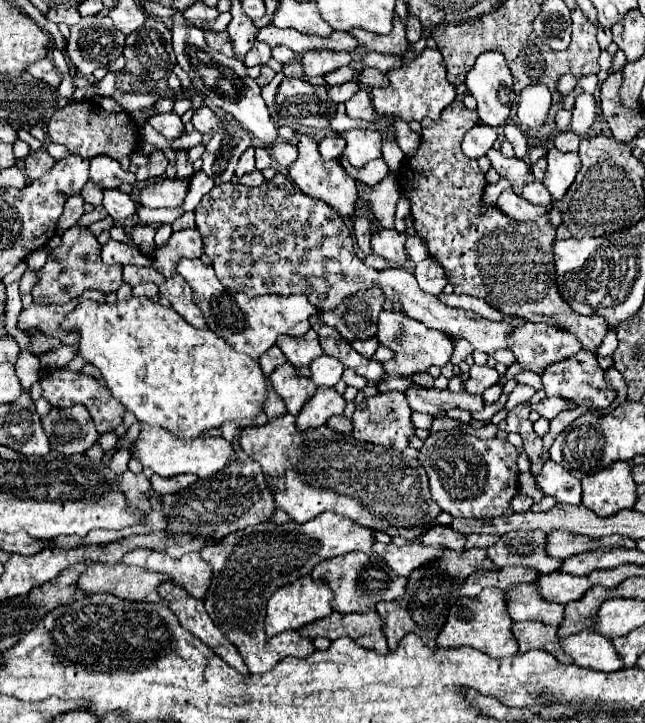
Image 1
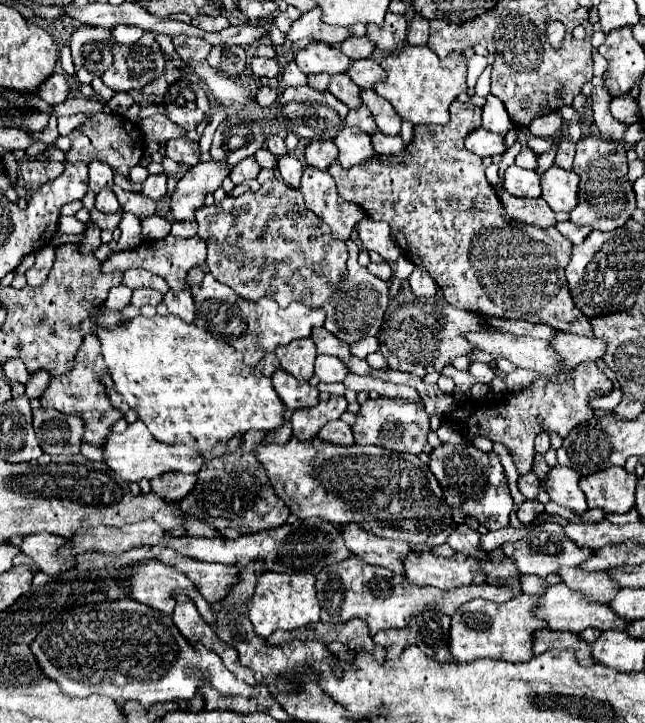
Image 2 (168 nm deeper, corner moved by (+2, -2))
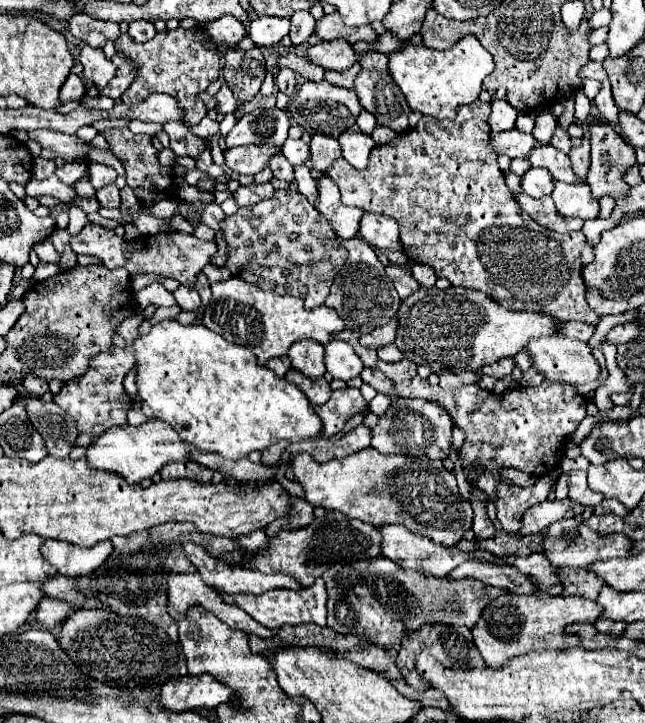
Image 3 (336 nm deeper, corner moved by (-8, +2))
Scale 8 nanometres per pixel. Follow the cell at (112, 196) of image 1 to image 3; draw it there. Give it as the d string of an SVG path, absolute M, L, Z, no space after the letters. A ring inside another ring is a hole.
M115 184L111 186L103 186L101 190L97 190L97 200L103 208L117 208L119 206L119 188Z

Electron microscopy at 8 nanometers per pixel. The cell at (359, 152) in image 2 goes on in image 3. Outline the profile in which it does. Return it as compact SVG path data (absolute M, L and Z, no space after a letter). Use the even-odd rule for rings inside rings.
M357 124L339 136L339 144L343 150L343 158L351 166L367 168L367 158L369 158L369 152L375 148L375 142L371 136L363 134Z

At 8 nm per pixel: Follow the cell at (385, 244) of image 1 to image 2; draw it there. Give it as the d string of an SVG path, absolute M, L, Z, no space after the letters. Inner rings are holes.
M363 218L357 224L357 236L361 238L365 250L377 252L385 262L395 262L401 256L399 246L391 238L387 222L375 222L371 218Z

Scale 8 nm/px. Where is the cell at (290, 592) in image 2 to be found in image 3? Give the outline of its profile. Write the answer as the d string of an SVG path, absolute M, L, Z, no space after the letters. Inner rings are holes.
M317 578L315 584L311 584L307 588L299 588L299 590L275 588L275 590L269 590L265 594L259 594L259 596L251 596L251 594L227 596L227 594L221 594L221 598L227 604L243 608L251 618L255 618L259 624L263 624L269 630L281 628L283 624L297 626L297 624L315 622L319 626L325 626L325 622L327 622L327 592L325 592L325 586L323 586L323 578Z

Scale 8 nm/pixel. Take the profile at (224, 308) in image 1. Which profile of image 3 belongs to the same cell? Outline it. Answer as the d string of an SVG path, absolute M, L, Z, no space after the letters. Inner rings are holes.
M229 278L223 282L211 284L213 298L205 306L203 324L221 334L225 340L249 348L259 364L265 364L269 358L285 356L291 344L303 338L313 338L321 344L327 344L335 332L345 328L343 320L335 310L321 304L319 308L305 310L303 300L293 296L279 296L275 292L263 292L259 286L249 284L241 278Z

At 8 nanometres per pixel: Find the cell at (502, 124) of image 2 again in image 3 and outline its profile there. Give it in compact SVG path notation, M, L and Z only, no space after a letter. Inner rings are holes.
M495 100L491 102L493 110L489 116L489 126L493 132L503 132L503 130L511 130L515 128L515 118L517 118L517 110L507 102L507 100Z

